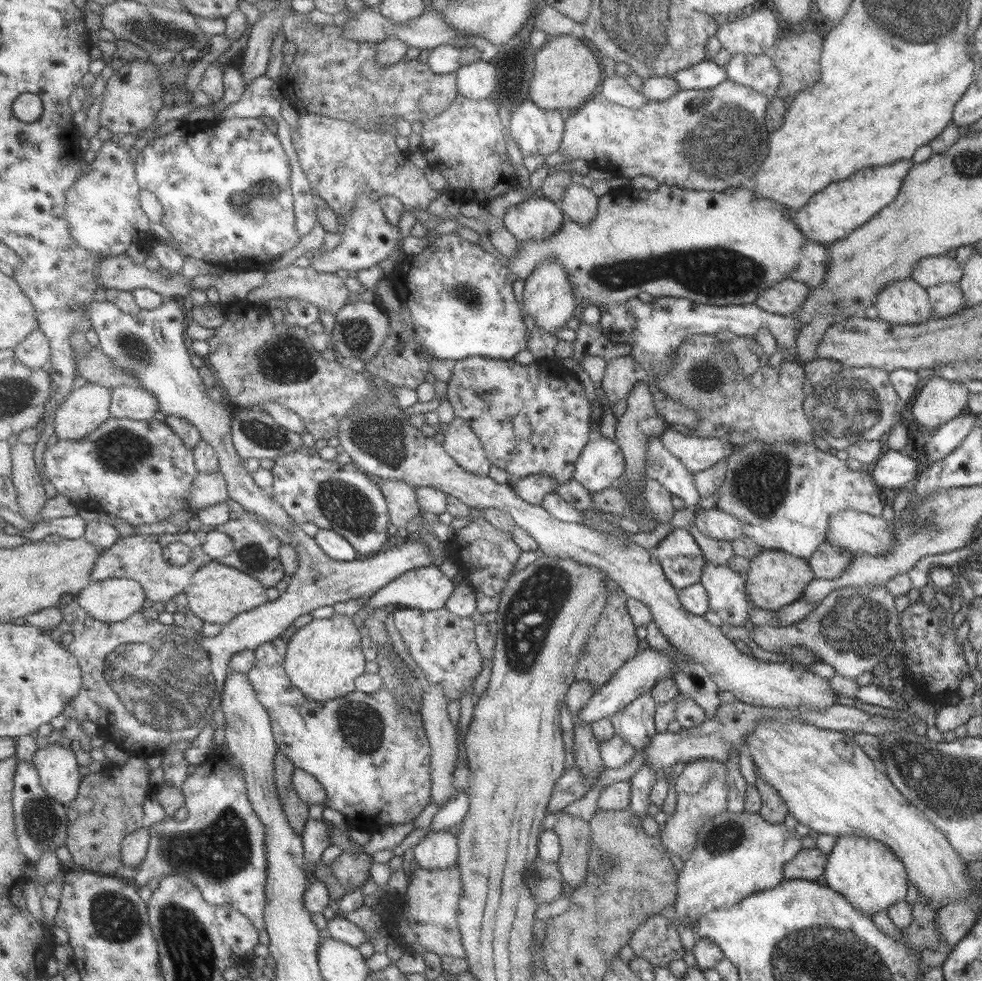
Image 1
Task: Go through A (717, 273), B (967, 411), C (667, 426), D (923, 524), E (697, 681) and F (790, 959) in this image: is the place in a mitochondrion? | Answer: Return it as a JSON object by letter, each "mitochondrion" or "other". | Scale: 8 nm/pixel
{"A":"mitochondrion","B":"other","C":"other","D":"mitochondrion","E":"other","F":"mitochondrion"}

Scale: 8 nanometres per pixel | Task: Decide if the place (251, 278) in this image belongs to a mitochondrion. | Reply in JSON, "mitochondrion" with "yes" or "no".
{"mitochondrion":"no"}

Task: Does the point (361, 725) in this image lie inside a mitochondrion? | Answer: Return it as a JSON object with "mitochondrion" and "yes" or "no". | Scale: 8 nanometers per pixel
{"mitochondrion":"yes"}

